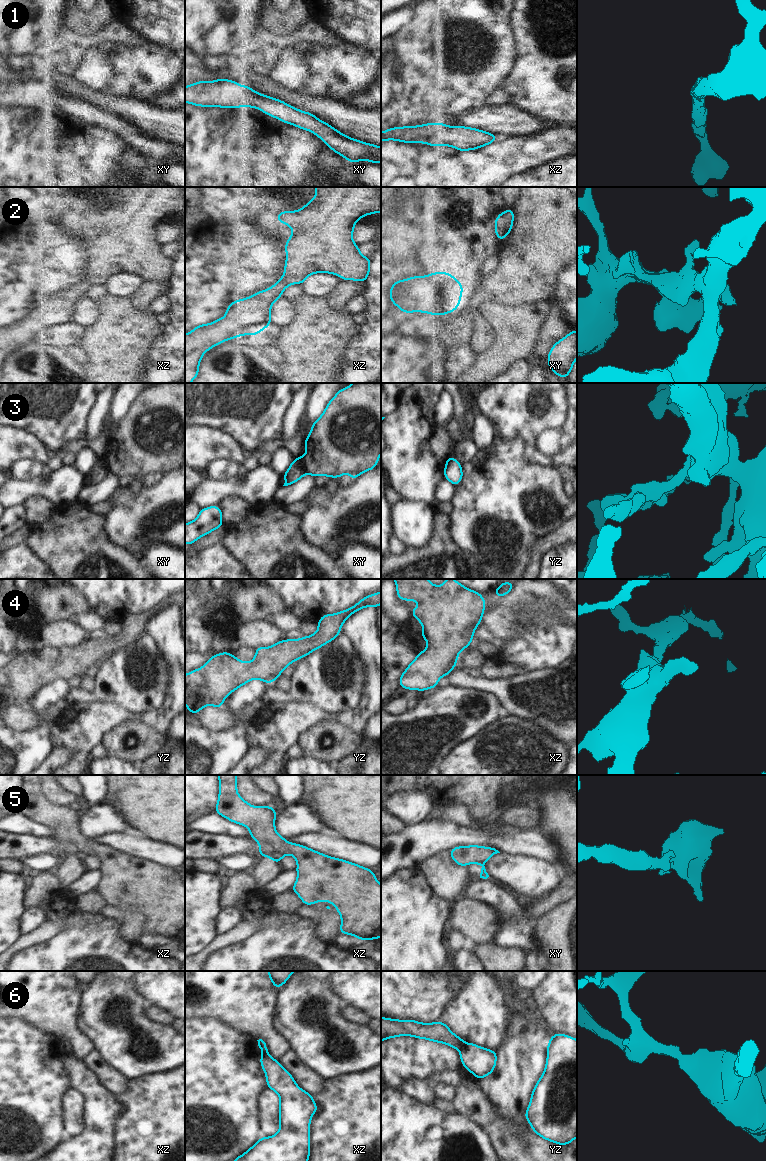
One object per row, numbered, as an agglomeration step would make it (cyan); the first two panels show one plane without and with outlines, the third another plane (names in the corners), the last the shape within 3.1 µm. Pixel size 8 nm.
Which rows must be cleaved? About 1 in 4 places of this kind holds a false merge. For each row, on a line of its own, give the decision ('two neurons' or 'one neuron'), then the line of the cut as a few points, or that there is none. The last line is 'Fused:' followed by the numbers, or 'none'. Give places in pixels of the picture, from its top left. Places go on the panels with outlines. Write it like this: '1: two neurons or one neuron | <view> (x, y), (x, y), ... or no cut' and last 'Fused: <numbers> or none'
1: one neuron | no cut
2: one neuron | no cut
3: two neurons | xy (297, 459), (305, 473)
4: one neuron | no cut
5: one neuron | no cut
6: two neurons | yz (465, 1044), (459, 1050)
Fused: 3, 6

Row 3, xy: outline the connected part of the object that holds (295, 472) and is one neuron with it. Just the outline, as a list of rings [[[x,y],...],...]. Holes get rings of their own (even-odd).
[[[294,458],[288,470],[283,474],[283,477],[285,479],[285,483],[283,486],[288,486],[297,482],[304,475],[305,471],[302,469],[299,460],[297,458]]]

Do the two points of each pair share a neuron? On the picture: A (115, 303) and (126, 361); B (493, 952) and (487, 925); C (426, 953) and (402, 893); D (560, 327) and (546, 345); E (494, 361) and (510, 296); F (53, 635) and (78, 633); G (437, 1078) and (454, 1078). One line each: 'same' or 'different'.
A: same
B: different
C: same
D: same
E: different
F: same
G: same

